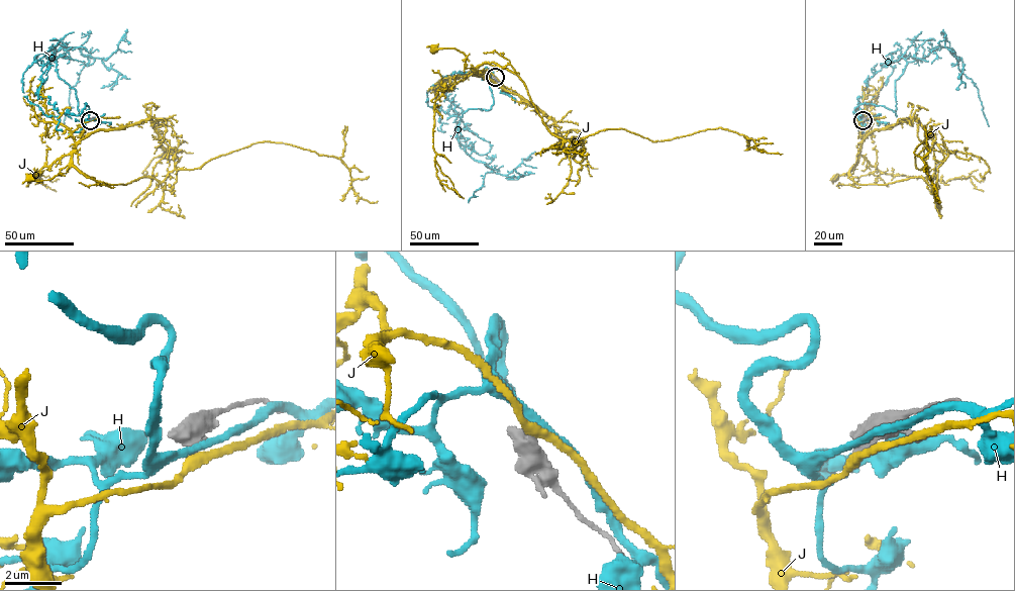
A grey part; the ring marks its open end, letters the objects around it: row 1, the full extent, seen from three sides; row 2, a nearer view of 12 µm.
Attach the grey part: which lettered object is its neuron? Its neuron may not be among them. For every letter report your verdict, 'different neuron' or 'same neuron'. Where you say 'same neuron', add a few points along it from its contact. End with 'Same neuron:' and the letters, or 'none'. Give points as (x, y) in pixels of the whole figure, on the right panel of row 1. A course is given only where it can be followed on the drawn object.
H: different neuron
J: different neuron
Same neuron: none

